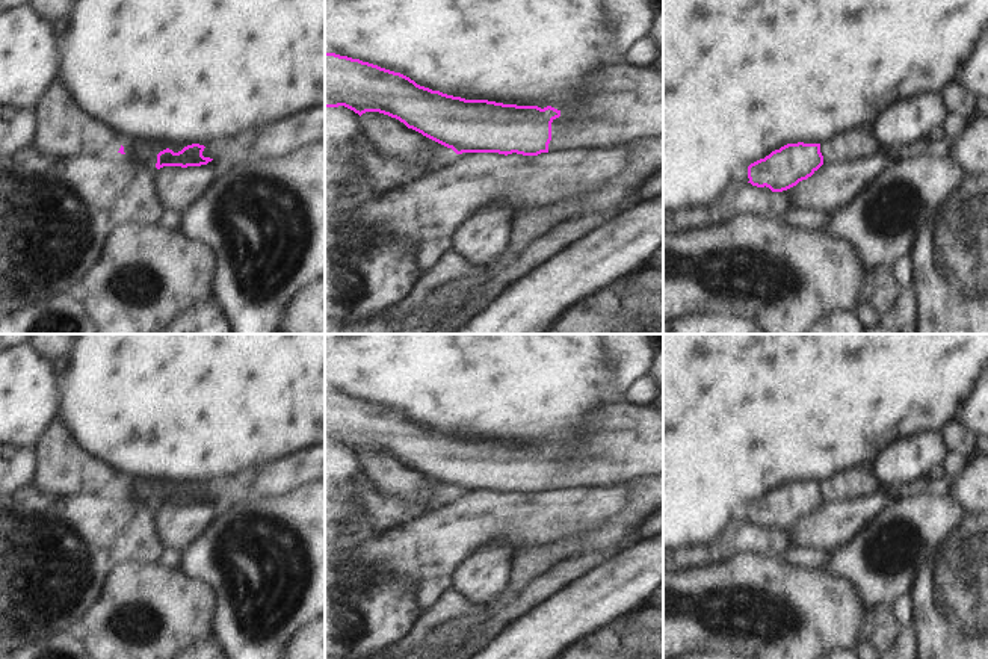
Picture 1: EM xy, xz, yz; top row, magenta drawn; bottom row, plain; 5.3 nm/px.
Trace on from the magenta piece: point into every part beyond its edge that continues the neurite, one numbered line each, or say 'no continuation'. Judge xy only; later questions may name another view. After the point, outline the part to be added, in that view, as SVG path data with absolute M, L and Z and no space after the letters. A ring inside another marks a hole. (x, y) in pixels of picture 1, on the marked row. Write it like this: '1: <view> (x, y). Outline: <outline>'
no continuation.

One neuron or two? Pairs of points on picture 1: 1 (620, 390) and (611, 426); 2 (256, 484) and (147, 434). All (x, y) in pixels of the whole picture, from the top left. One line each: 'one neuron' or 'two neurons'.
1: two neurons
2: two neurons

